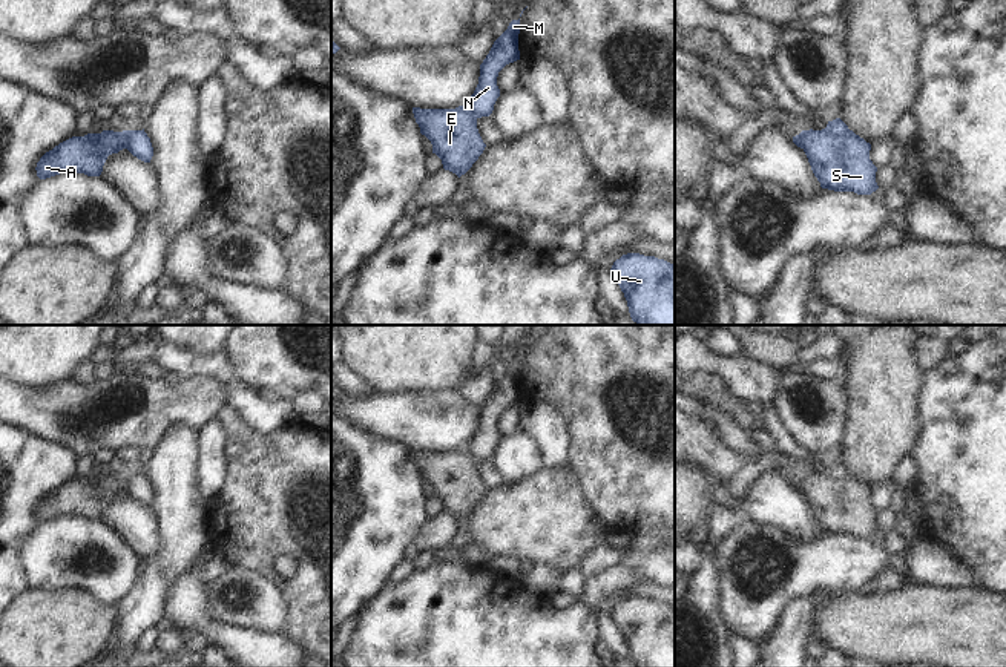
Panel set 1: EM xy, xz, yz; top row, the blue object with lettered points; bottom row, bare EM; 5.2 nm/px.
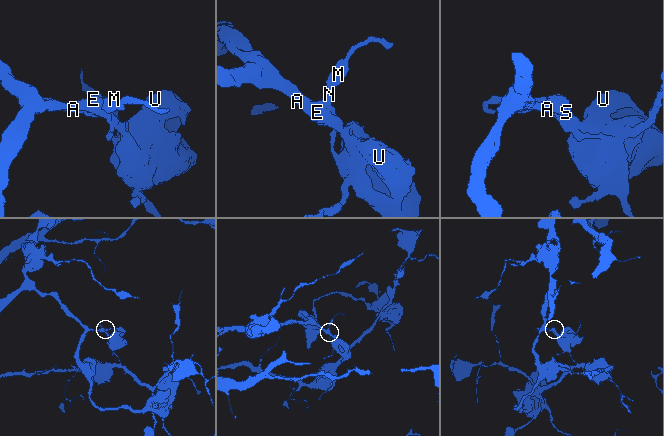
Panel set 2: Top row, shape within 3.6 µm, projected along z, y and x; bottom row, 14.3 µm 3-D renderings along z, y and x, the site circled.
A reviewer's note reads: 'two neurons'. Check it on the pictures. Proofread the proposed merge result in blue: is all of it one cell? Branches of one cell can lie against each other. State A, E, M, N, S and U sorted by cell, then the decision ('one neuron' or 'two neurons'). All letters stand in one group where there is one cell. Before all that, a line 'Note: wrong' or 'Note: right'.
Note: right
A E S U / M N; two neurons

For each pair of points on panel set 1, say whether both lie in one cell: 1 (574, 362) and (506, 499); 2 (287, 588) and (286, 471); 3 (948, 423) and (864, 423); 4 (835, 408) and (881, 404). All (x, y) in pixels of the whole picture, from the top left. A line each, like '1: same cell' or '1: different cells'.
1: different cells
2: same cell
3: different cells
4: different cells

